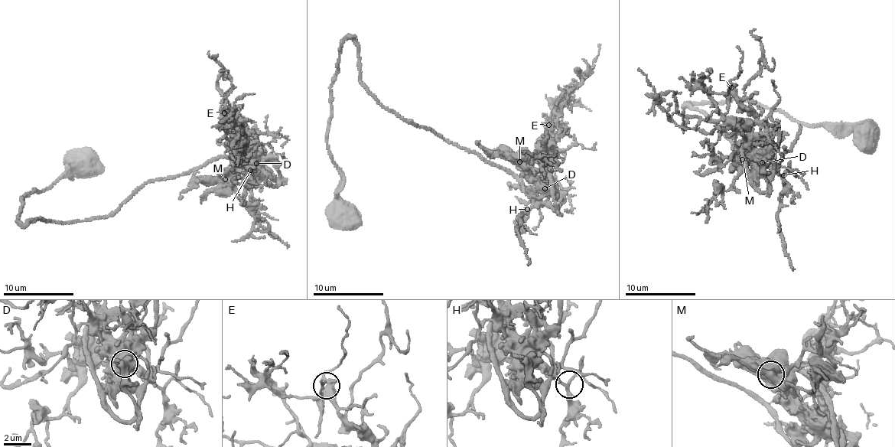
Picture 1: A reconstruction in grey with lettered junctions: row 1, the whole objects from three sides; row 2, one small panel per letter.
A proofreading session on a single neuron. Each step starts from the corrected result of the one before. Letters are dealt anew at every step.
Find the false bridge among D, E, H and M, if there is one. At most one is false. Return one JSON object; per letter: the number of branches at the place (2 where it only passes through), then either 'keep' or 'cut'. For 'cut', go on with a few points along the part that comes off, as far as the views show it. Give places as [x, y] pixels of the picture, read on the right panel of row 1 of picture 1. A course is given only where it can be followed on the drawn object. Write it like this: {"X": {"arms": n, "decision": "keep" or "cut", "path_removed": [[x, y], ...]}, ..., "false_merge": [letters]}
{"D": {"arms": 1, "decision": "cut", "path_removed": [[763, 163], [768, 154], [756, 135], [720, 128], [710, 133], [678, 125], [659, 104], [639, 68]]}, "E": {"arms": 4, "decision": "keep"}, "H": {"arms": 3, "decision": "keep"}, "M": {"arms": 2, "decision": "keep"}, "false_merge": ["D"]}

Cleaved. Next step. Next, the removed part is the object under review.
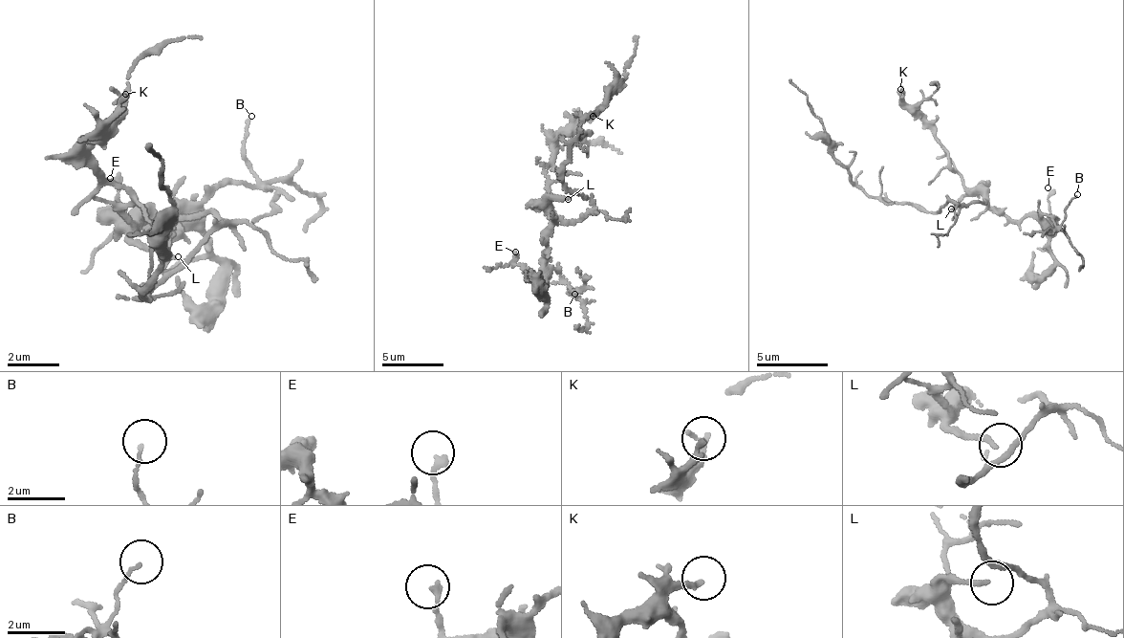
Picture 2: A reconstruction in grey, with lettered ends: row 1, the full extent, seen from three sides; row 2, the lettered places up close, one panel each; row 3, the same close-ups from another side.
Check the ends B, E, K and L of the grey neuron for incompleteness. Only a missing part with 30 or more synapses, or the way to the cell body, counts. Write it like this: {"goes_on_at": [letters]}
{"goes_on_at": []}

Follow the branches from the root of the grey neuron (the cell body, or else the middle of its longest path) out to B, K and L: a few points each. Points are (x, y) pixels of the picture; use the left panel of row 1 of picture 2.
B: (218, 227), (228, 223), (213, 210), (169, 229), (211, 185), (252, 183), (251, 116)
K: (218, 227), (228, 223), (213, 210), (148, 218), (141, 226), (102, 196), (85, 138), (107, 121), (125, 94)
L: (218, 227), (228, 223), (213, 210), (148, 218), (140, 233), (143, 243), (167, 246), (178, 256)

